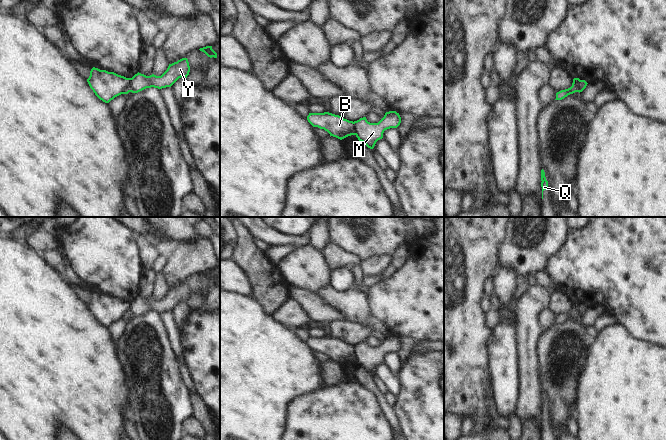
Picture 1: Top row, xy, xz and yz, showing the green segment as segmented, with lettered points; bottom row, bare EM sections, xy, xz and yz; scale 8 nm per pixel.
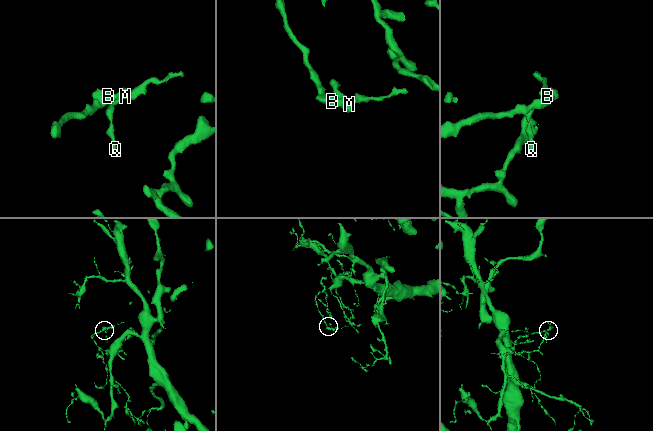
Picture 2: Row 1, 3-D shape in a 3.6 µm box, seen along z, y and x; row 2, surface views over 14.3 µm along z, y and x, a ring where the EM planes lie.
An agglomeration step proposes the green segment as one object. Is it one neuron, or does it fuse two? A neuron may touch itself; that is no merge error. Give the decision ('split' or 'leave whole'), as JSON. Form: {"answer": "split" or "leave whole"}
{"answer": "split"}

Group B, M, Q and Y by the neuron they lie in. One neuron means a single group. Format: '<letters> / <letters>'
B / M Q Y

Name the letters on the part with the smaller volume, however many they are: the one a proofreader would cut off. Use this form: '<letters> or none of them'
M, Q, Y

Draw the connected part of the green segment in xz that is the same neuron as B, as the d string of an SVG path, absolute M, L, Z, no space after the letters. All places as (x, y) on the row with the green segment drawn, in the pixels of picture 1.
M329 112L324 113L309 113L307 116L308 122L313 127L318 127L327 131L330 136L340 140L355 135L353 130L353 121L342 118Z

